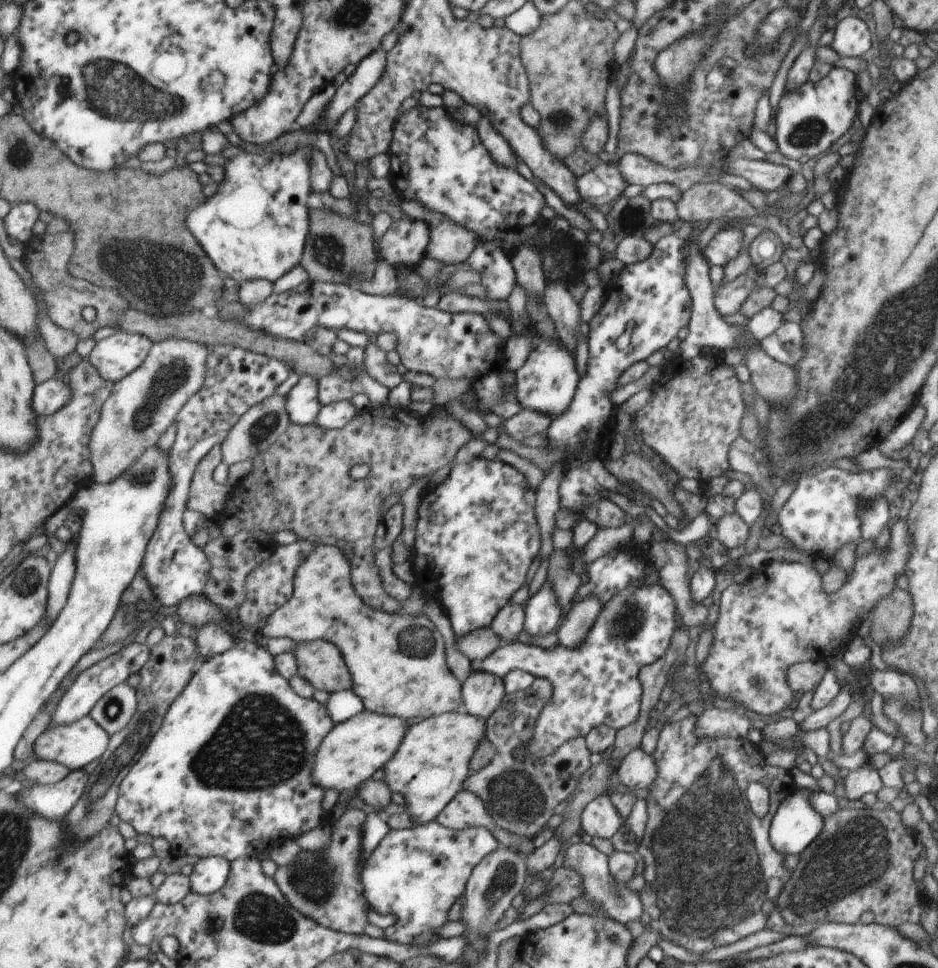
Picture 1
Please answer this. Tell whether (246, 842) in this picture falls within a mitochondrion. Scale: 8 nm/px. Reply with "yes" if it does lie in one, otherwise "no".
no

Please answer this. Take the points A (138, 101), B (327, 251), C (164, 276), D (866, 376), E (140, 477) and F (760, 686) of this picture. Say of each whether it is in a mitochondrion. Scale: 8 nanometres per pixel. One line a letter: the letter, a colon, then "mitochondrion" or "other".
A: mitochondrion
B: mitochondrion
C: mitochondrion
D: mitochondrion
E: mitochondrion
F: mitochondrion

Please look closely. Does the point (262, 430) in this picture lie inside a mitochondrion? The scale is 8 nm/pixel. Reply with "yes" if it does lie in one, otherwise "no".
yes

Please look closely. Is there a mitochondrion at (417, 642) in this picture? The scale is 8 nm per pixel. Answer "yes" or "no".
yes

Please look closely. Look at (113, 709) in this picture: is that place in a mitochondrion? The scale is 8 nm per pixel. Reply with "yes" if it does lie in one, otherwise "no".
yes

